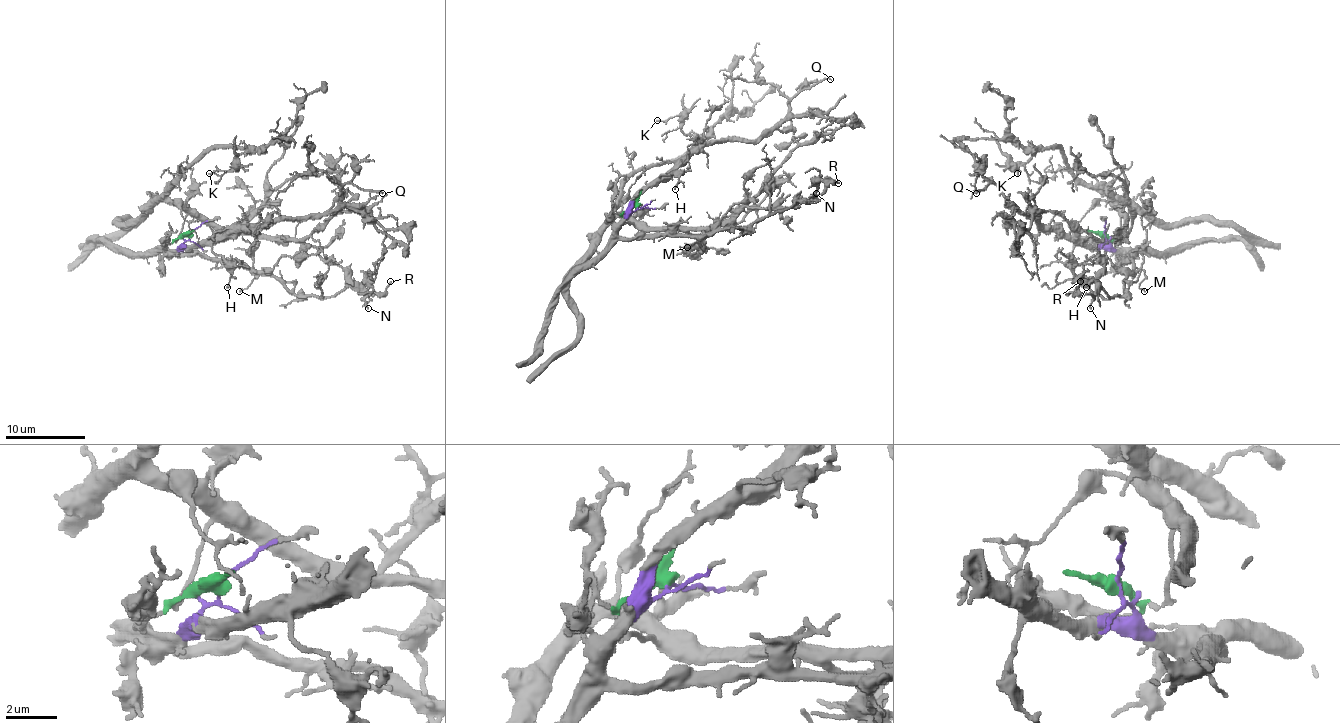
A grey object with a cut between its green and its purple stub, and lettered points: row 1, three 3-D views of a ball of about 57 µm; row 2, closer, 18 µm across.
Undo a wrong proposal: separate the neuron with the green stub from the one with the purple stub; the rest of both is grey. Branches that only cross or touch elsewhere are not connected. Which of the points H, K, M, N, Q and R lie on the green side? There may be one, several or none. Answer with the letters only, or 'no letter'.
K

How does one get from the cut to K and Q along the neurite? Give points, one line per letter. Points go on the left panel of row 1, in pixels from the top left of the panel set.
K: (190, 235), (174, 241), (184, 213), (166, 195), (172, 185), (212, 149), (246, 151), (228, 171), (208, 173)
Q: (190, 235), (184, 245), (226, 241), (256, 225), (280, 219), (322, 217), (336, 205), (346, 183), (382, 193)

